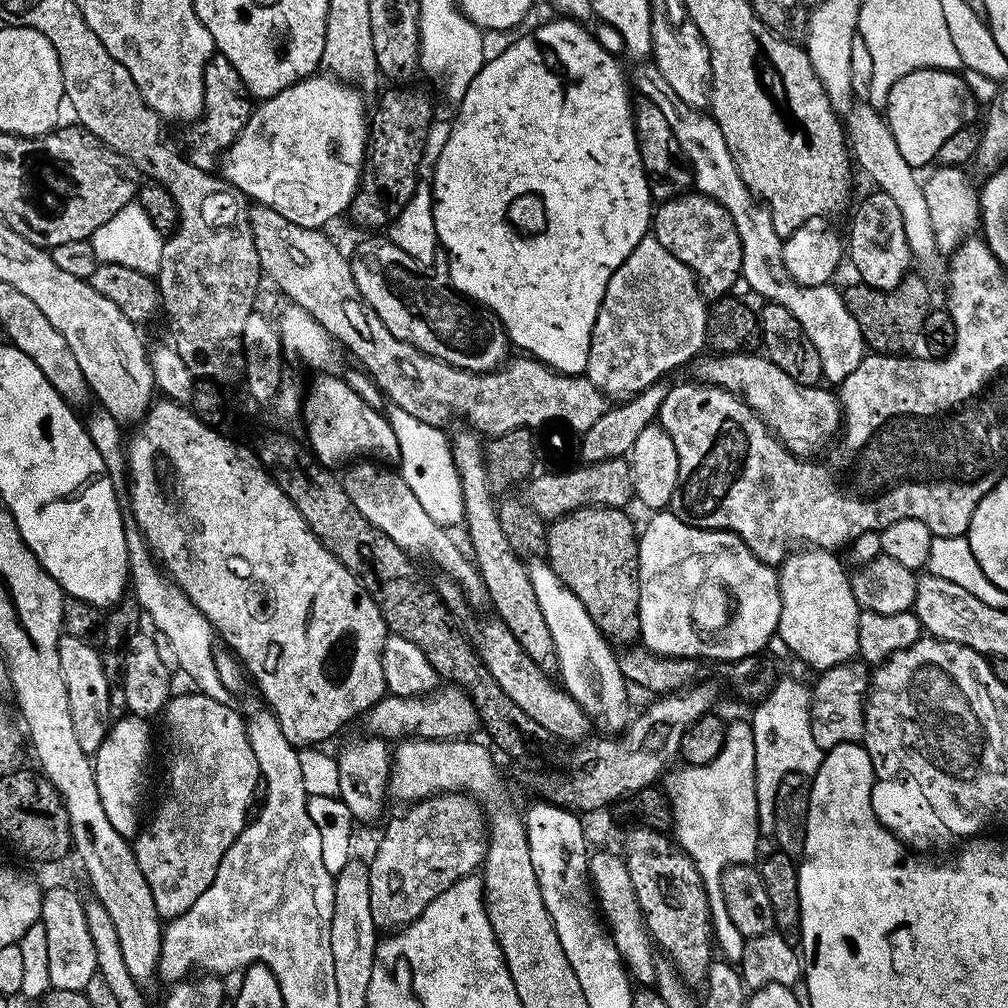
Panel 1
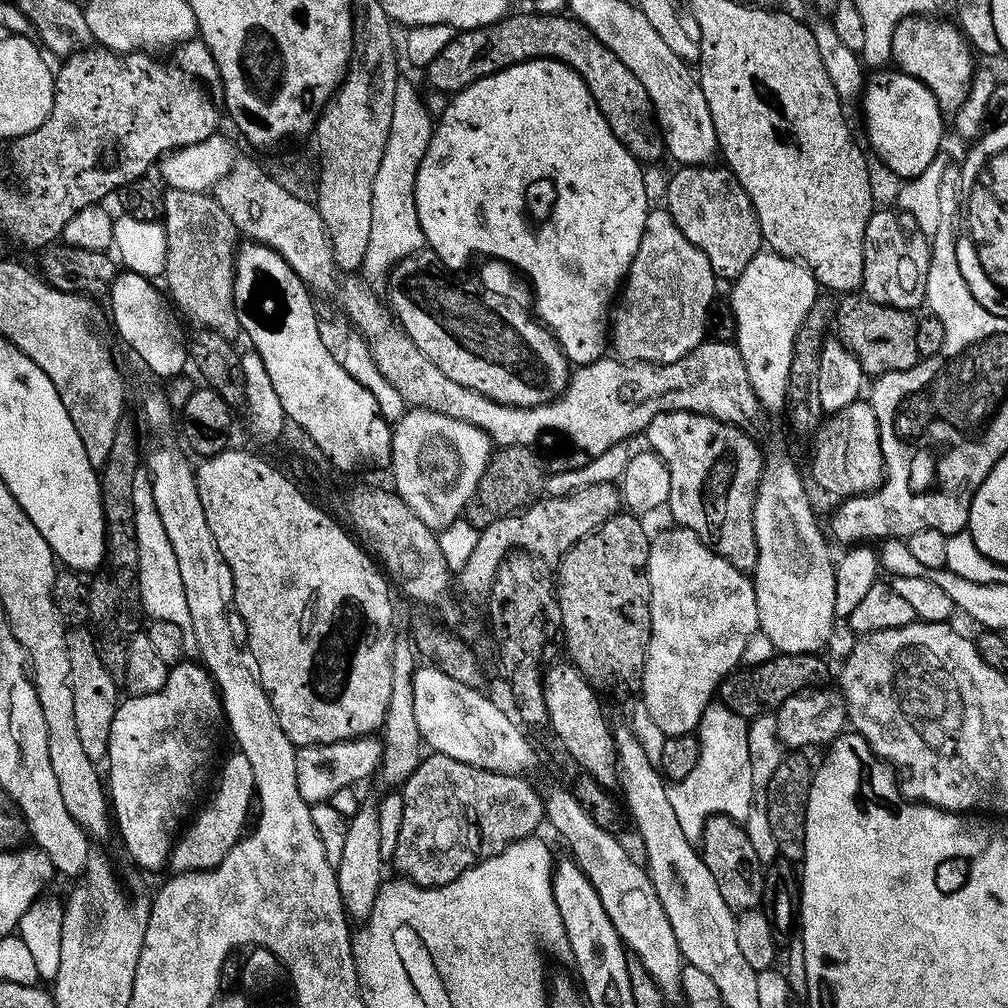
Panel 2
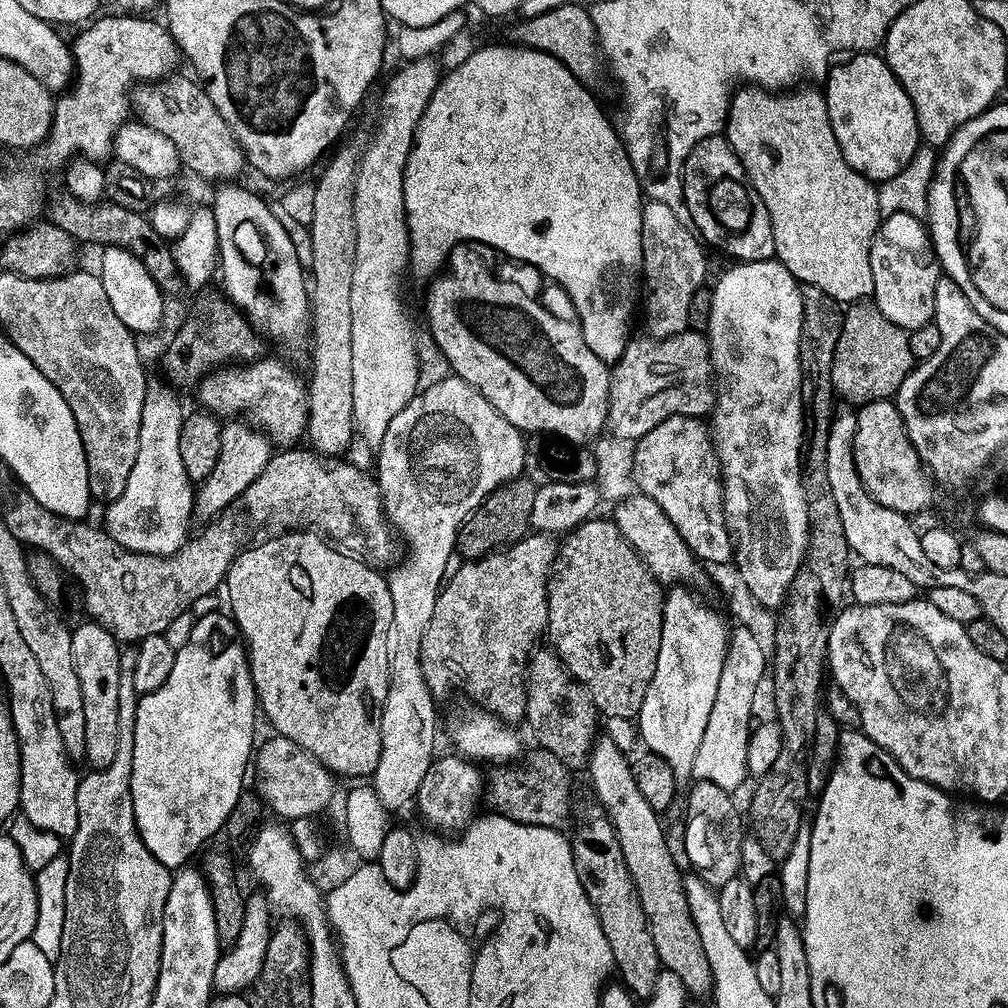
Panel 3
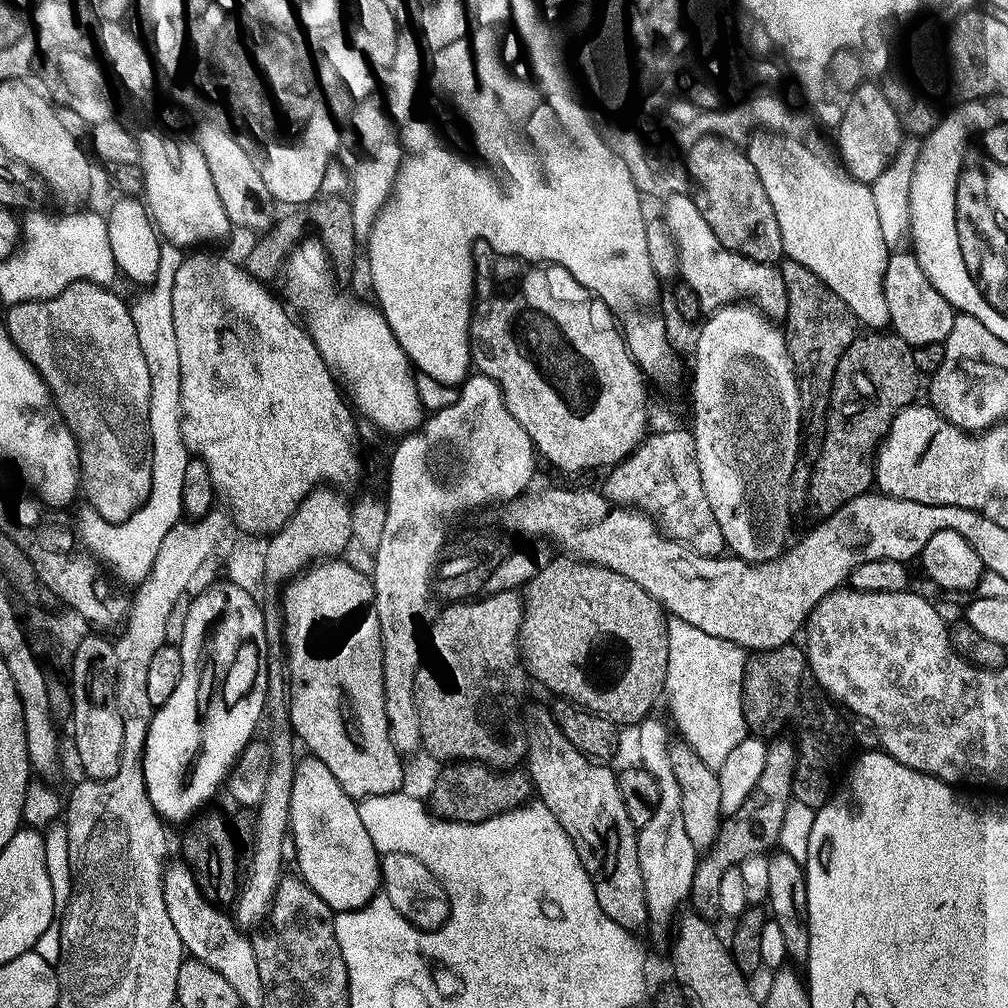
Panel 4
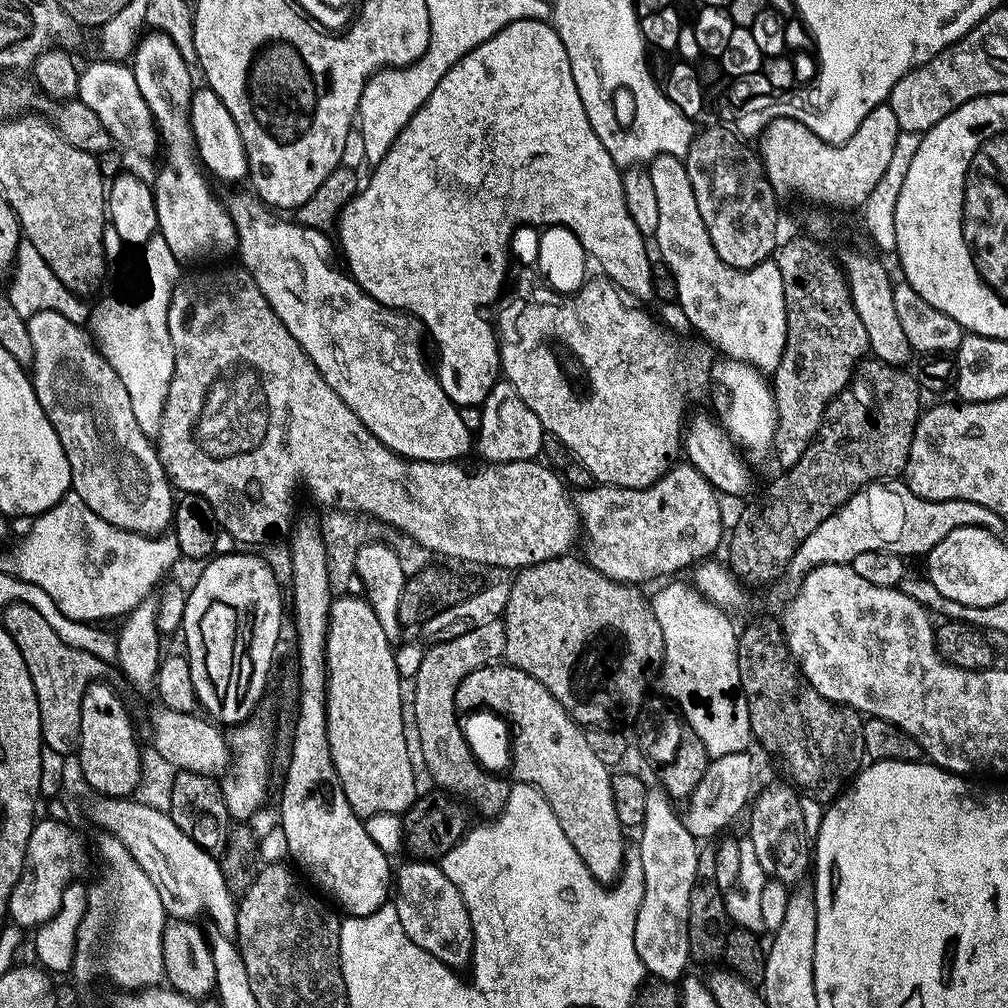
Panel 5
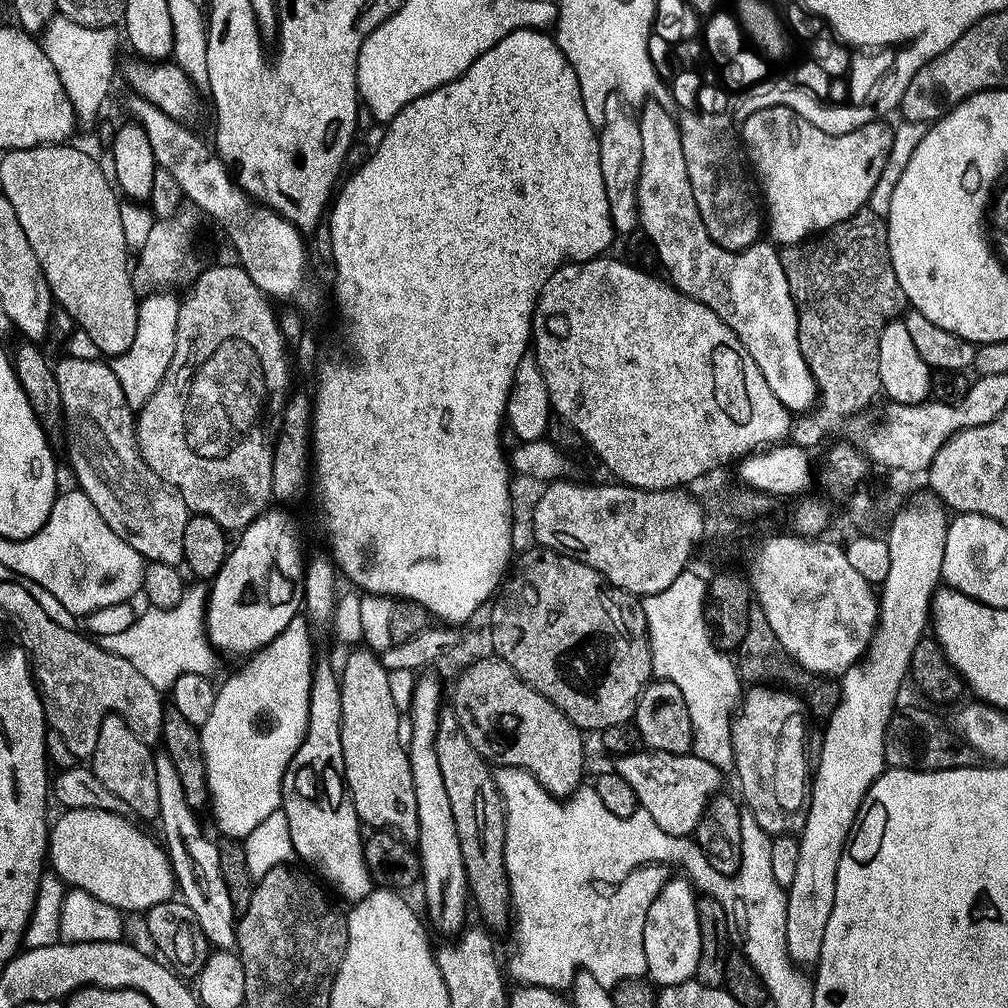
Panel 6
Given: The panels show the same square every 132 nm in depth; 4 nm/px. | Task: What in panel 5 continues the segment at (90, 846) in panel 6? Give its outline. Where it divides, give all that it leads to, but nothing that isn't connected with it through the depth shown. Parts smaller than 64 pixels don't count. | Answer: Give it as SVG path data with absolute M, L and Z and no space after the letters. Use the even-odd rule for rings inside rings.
M49 818L37 819L32 826L28 853L24 859L24 869L10 894L8 914L13 925L21 930L35 930L47 923L59 909L63 891L73 883L76 867L80 864L84 852L80 849L80 840L68 829L63 820Z

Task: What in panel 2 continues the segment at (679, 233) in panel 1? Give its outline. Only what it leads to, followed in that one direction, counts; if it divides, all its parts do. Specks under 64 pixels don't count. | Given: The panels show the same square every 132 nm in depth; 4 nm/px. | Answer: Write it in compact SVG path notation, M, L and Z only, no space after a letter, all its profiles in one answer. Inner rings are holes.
M690 164L677 167L668 180L668 213L674 218L678 230L690 238L710 262L717 277L735 281L746 270L750 258L762 248L758 218L746 190L727 166L716 168L712 164Z

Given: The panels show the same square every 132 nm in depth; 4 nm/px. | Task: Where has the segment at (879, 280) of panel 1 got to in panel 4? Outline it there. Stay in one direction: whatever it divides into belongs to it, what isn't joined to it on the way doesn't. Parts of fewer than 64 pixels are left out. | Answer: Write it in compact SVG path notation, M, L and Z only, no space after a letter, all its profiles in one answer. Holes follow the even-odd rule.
M896 250L886 262L882 278L882 290L886 294L886 306L890 310L888 319L891 331L913 348L926 346L927 343L944 343L950 330L954 330L954 318L958 315L955 308L926 278L915 254L908 250Z

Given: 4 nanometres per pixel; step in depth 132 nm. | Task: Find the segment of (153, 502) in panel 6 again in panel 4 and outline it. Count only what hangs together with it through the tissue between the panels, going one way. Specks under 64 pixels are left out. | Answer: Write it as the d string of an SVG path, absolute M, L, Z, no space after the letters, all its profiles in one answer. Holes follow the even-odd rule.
M76 280L71 284L66 284L54 297L45 300L22 301L11 305L7 309L8 321L6 327L8 336L12 339L12 344L24 355L34 366L37 374L44 379L44 385L48 387L48 392L52 395L52 402L60 416L64 419L64 424L70 430L70 434L76 443L76 453L80 459L80 486L79 491L85 496L87 507L101 520L109 520L112 524L117 524L123 520L128 520L130 514L137 512L144 505L144 499L150 494L152 489L152 440L148 437L148 395L150 394L150 370L146 367L146 358L142 354L142 346L138 342L138 334L134 330L134 320L129 305L124 304L120 296L115 296L111 287L100 287L89 281Z

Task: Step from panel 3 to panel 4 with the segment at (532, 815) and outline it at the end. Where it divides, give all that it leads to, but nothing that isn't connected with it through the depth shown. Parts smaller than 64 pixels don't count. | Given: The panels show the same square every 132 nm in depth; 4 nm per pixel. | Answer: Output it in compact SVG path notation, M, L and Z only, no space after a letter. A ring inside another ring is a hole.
M477 760L445 763L438 774L434 790L430 791L426 799L427 807L436 818L457 820L460 824L477 824L499 812L519 808L533 795L534 789L527 771L512 771L479 764Z

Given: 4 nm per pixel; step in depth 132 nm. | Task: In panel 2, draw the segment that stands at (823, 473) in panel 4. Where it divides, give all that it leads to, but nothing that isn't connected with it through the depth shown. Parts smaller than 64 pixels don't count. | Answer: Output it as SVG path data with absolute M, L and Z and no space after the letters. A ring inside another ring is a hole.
M848 294L834 308L834 332L858 360L865 377L875 378L887 372L905 372L920 363L922 357L915 341L917 317L906 308L891 308L863 294Z

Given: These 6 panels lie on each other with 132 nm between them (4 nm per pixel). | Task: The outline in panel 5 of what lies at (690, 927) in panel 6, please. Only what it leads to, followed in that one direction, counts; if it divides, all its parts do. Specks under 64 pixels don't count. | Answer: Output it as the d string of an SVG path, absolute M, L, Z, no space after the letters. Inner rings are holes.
M649 787L646 818L638 832L644 893L642 906L638 906L638 922L634 922L634 950L638 950L638 958L649 977L676 982L689 971L690 890L694 890L700 852L696 848L697 837L686 830L681 813L675 812L672 805L673 801L663 787Z

